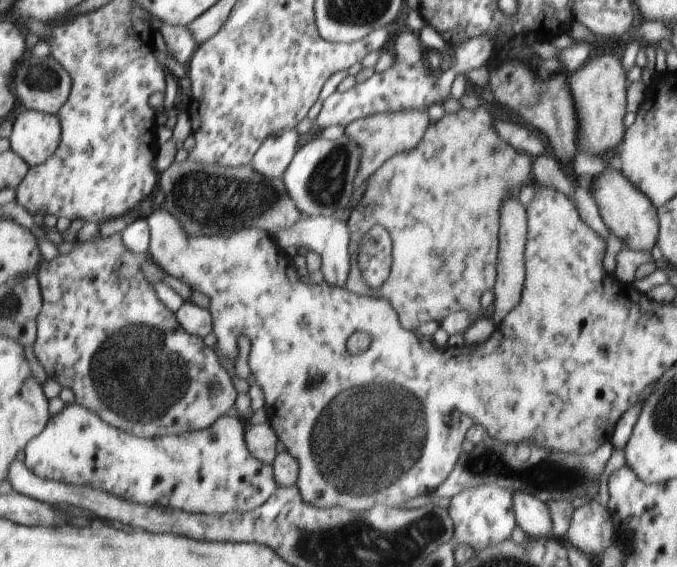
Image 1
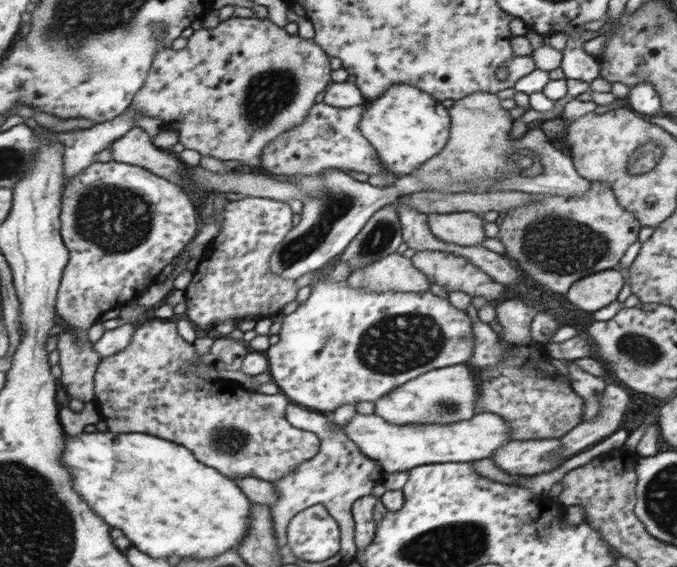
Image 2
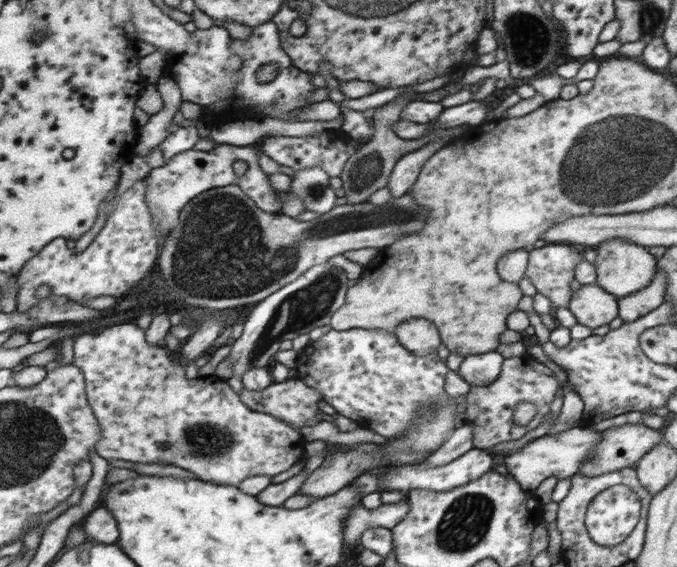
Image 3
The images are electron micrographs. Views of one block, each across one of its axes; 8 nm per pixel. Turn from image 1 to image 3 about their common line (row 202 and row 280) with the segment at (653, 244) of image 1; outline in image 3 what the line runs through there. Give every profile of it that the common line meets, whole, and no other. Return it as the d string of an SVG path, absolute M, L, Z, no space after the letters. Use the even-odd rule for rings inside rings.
M622 238L605 240L594 248L598 252L594 263L597 276L595 284L616 295L619 300L650 286L653 278L658 275L658 258L650 254L650 248L638 246L634 242L626 242Z

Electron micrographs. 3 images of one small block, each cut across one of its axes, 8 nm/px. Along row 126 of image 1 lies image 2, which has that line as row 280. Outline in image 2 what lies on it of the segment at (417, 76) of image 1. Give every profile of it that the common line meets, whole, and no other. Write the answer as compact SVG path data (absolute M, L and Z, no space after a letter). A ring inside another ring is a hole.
M322 276L314 287L311 287L309 298L299 305L298 308L283 317L278 342L265 350L269 362L269 371L272 381L279 386L280 392L287 395L292 403L306 406L307 409L315 410L318 413L333 412L342 404L358 404L358 402L376 402L384 396L392 393L397 386L404 385L405 382L412 381L413 378L420 377L421 374L428 373L429 370L443 369L444 367L462 365L470 360L472 350L474 350L474 334L470 326L470 318L466 316L466 311L458 310L450 304L448 299L438 297L425 290L424 292L377 292L366 288L353 288L346 281L331 282L328 277Z

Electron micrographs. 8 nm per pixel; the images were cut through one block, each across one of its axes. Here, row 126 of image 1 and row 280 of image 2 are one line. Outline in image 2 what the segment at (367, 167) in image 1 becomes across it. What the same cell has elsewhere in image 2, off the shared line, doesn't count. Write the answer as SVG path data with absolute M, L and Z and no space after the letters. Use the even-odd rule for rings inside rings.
M397 252L352 271L347 282L353 288L377 292L424 292L431 284L426 274L412 265L411 258Z

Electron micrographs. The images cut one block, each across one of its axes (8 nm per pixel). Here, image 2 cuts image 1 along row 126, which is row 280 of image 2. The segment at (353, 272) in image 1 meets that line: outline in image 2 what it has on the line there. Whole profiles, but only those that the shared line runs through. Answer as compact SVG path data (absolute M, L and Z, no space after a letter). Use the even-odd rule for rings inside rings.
M439 250L416 251L411 257L412 265L426 274L427 279L434 284L440 284L448 292L464 292L471 297L482 296L490 303L498 302L498 298L504 292L504 285L497 280L493 280L485 274L480 267L474 266L466 257L452 254L451 252Z

